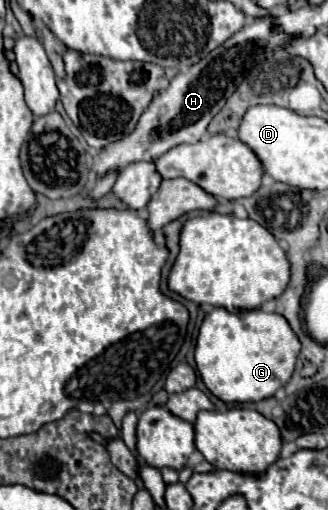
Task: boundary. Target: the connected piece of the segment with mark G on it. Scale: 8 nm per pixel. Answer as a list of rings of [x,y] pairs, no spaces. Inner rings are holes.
[[[214,308],[202,320],[194,360],[204,386],[222,402],[260,402],[290,380],[298,352],[300,342],[284,316],[262,310],[230,314]],[[288,358],[294,358],[292,364]]]

